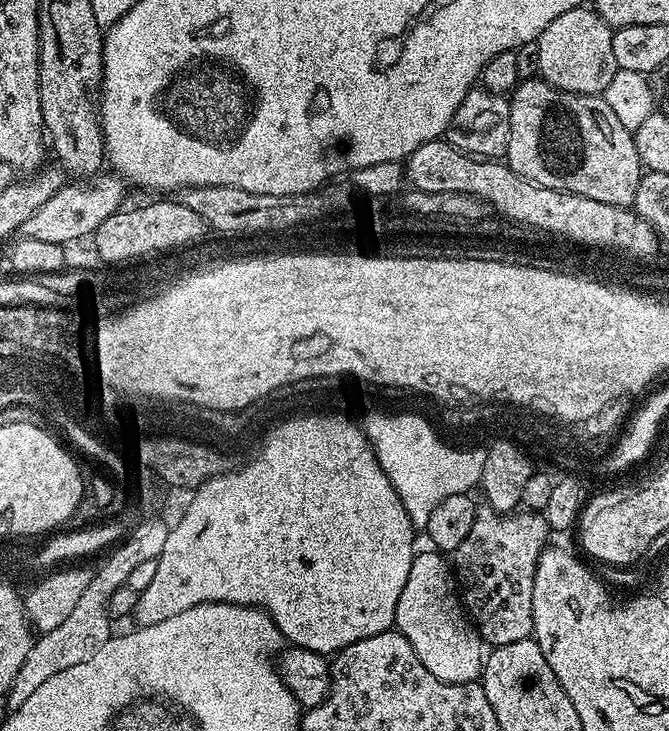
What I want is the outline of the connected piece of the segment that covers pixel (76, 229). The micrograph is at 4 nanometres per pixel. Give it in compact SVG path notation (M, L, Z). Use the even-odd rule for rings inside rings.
M102 172L83 182L65 183L58 194L50 198L50 202L42 202L42 206L38 206L38 210L34 210L34 214L22 222L19 235L26 239L70 246L80 238L91 237L106 218L119 211L125 203L126 190L128 186L124 178L113 172Z

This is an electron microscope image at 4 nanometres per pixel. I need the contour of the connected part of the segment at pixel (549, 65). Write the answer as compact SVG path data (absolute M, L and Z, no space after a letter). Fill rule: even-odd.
M588 6L566 10L566 14L558 14L558 18L554 18L554 22L550 22L550 26L546 26L546 30L542 30L542 34L536 39L539 49L539 79L561 88L564 92L587 96L601 95L610 86L610 82L614 82L614 74L618 71L614 62L613 31L600 15Z

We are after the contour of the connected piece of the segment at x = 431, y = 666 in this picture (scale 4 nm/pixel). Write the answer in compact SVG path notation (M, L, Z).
M427 551L413 555L402 598L398 598L395 627L414 646L414 654L422 658L422 666L434 678L451 684L471 684L481 679L486 644L465 611L453 565L439 551Z

